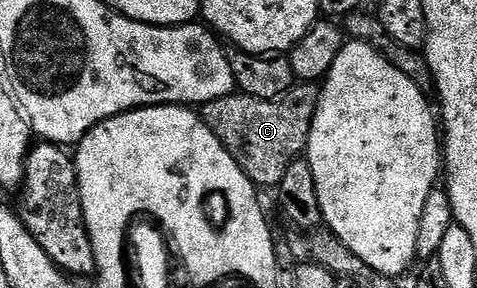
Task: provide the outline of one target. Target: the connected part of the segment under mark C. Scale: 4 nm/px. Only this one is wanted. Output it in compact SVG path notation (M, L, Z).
M314 83L295 84L287 93L272 99L260 99L250 93L235 91L210 102L205 106L204 115L227 148L240 158L243 169L249 173L255 186L278 187L288 167L305 154L321 96L321 88Z

